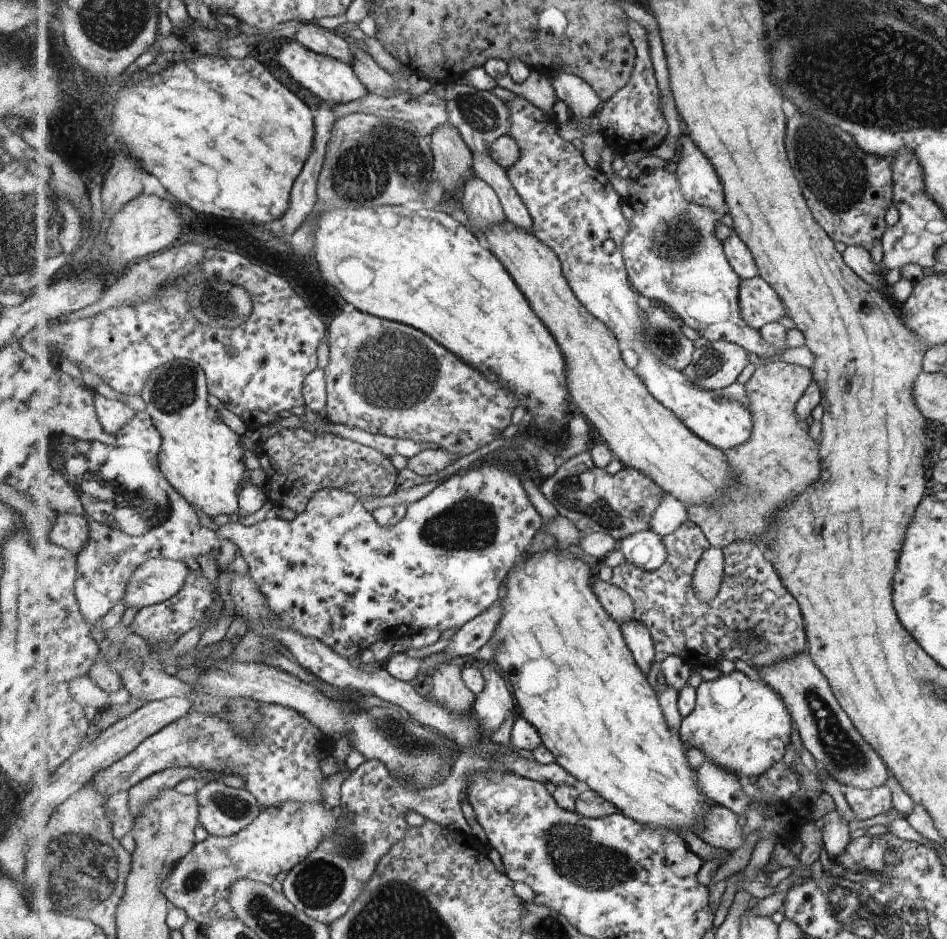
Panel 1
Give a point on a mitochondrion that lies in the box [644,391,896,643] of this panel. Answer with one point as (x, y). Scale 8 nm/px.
(721, 399)

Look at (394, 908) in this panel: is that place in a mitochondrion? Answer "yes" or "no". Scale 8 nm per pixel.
yes

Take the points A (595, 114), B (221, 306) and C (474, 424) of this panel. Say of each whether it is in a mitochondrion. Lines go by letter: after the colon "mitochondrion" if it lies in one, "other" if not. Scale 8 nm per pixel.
A: other
B: mitochondrion
C: other

